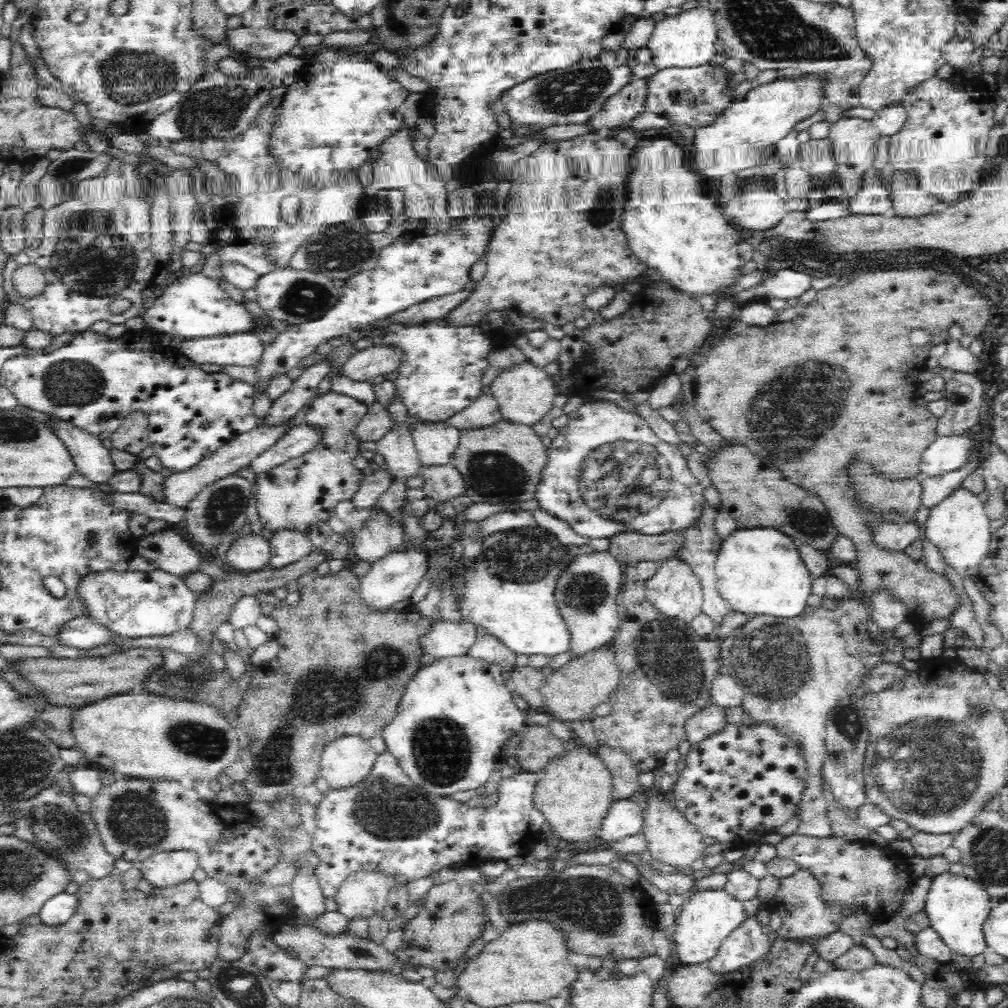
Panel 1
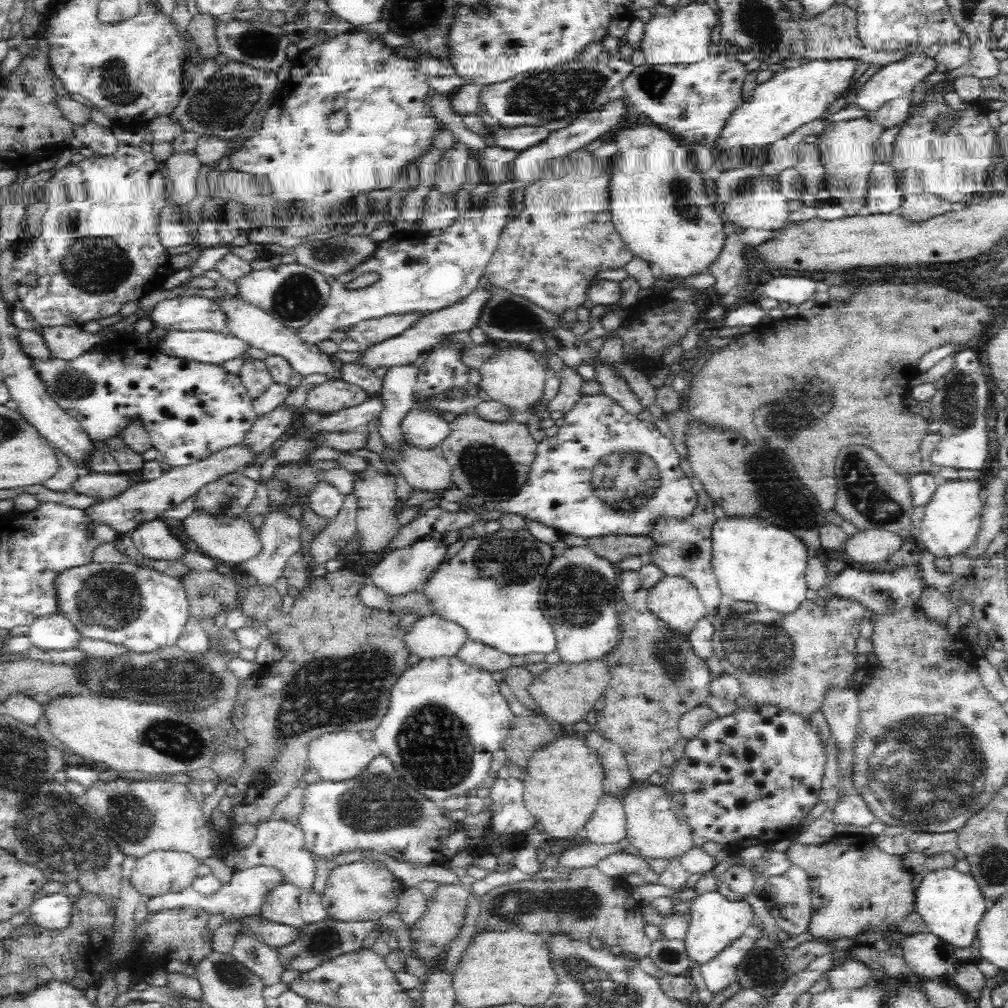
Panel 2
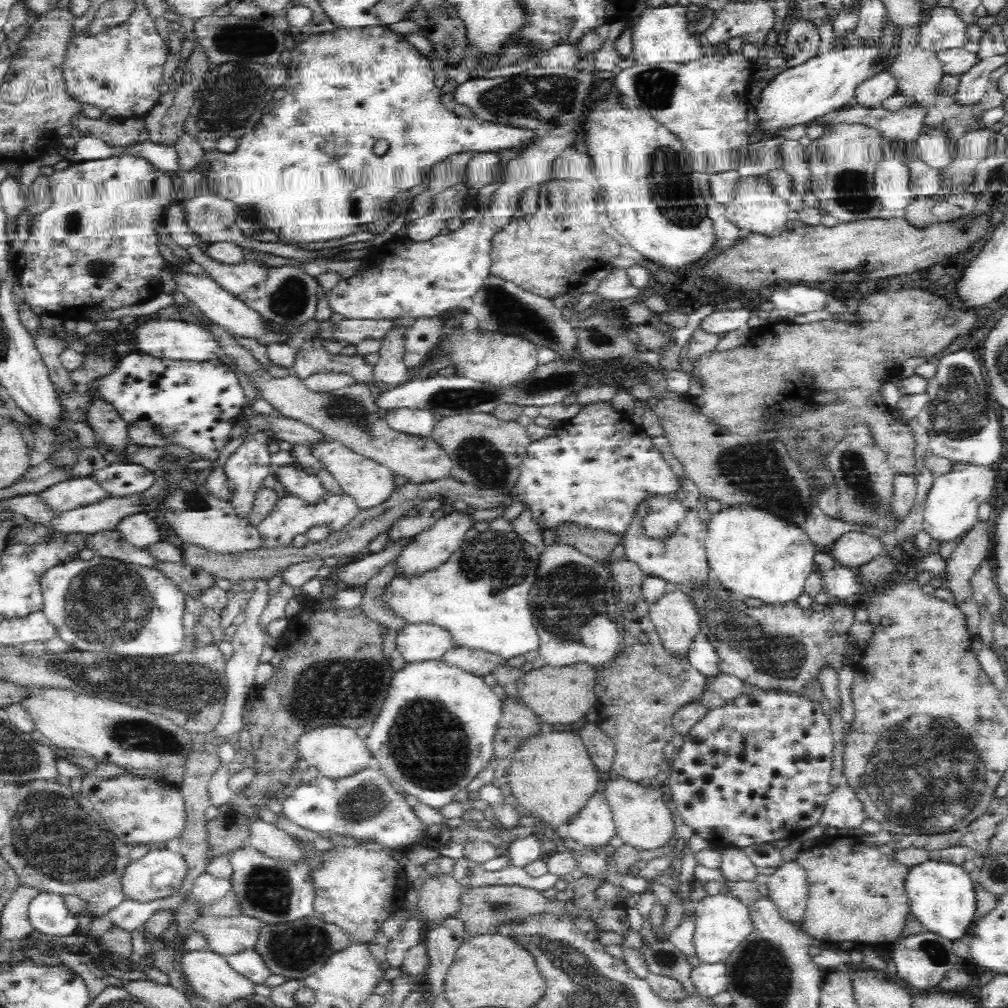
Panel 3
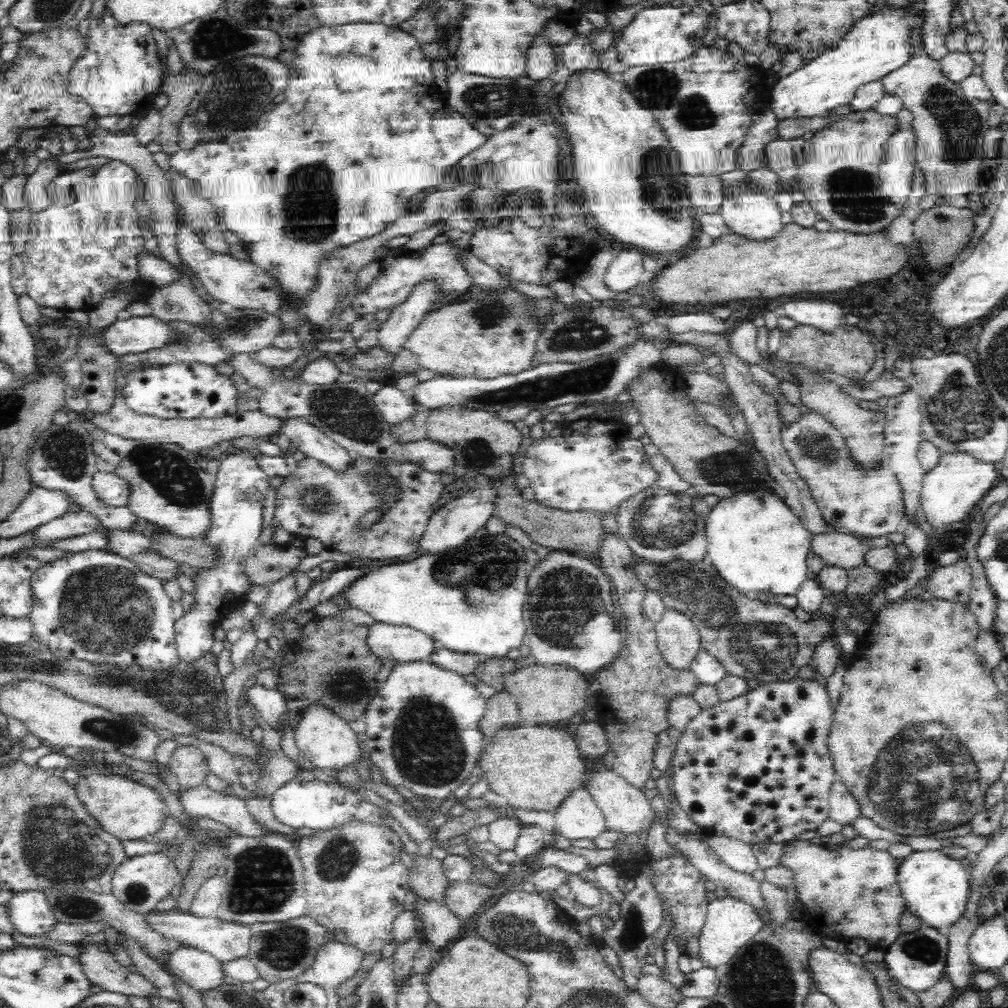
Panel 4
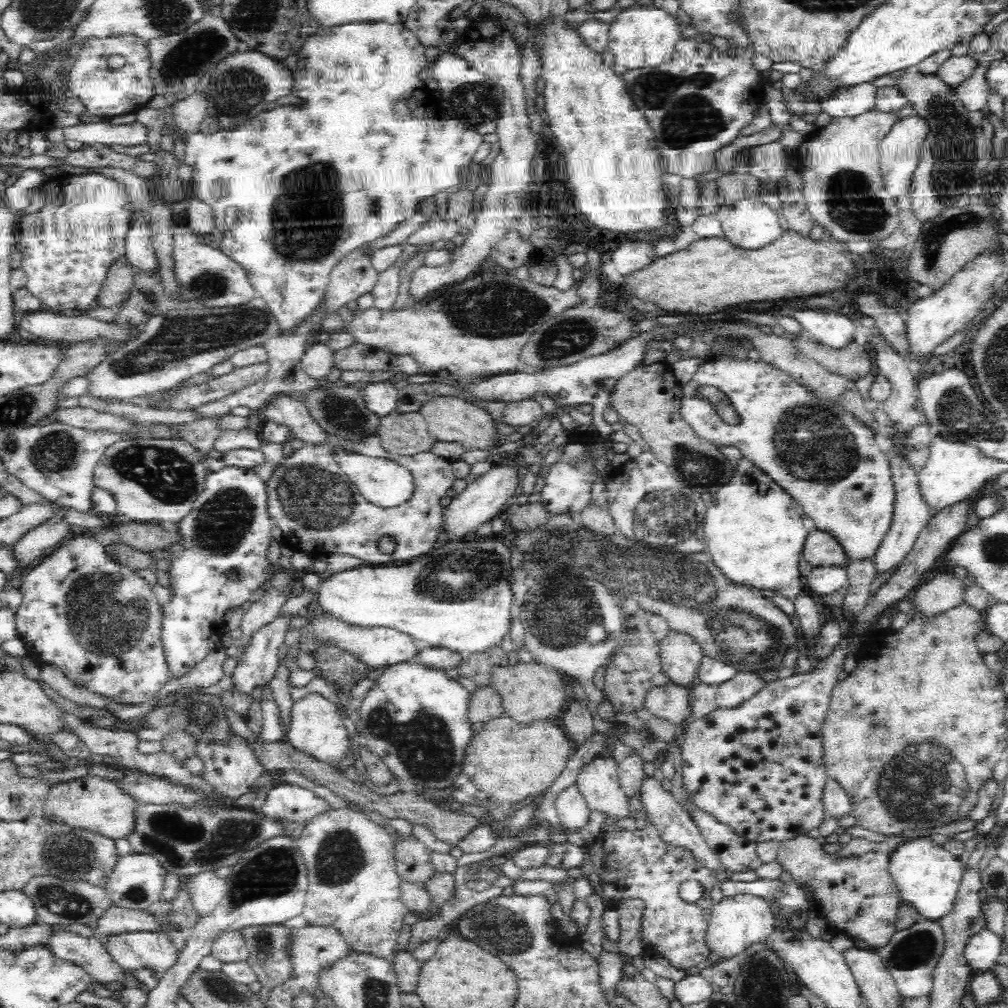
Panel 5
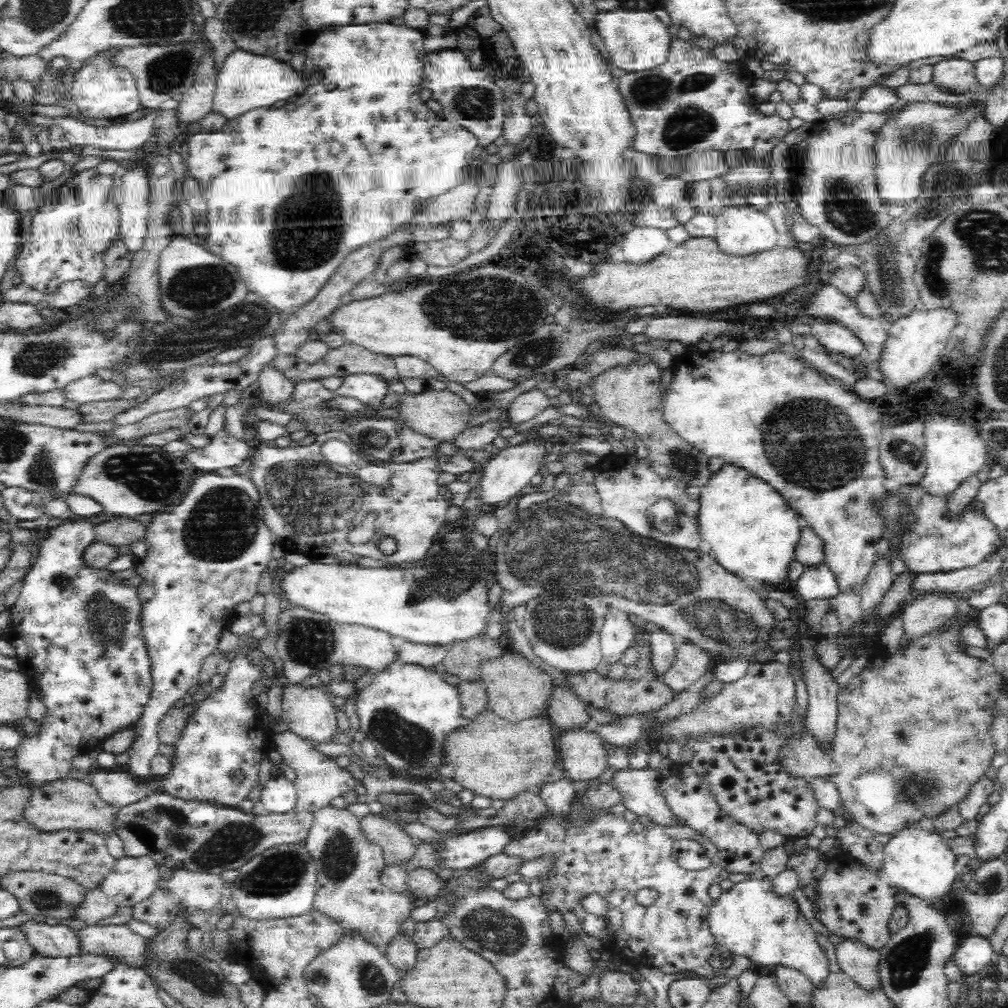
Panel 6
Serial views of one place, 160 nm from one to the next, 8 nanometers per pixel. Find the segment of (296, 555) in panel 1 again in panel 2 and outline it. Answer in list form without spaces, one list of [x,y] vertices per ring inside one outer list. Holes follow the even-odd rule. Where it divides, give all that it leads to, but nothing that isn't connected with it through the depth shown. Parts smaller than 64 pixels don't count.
[[[282,512],[266,515],[264,524],[258,530],[262,543],[260,554],[241,564],[243,570],[254,576],[258,584],[274,586],[286,562],[300,550],[299,516],[286,517]]]

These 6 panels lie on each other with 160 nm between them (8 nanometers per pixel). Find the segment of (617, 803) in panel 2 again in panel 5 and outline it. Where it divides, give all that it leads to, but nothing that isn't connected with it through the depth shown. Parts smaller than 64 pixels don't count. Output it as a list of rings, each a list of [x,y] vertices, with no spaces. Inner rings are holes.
[[[572,785],[562,790],[556,800],[558,826],[566,830],[582,830],[590,824],[590,809],[578,788]]]

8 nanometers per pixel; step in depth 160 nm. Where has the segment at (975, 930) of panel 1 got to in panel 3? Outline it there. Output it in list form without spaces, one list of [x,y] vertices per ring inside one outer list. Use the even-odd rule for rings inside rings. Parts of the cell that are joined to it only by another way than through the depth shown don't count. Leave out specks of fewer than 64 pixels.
[[[928,860],[920,866],[912,866],[906,876],[905,891],[910,899],[911,913],[926,931],[948,940],[960,940],[976,912],[974,881],[962,865]]]

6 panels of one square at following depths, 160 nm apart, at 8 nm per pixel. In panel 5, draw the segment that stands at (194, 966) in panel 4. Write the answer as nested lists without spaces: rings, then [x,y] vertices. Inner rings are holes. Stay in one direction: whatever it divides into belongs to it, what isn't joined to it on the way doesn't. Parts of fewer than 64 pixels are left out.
[[[128,932],[101,940],[125,971],[147,968],[154,970],[160,979],[178,962],[180,954],[166,933]]]

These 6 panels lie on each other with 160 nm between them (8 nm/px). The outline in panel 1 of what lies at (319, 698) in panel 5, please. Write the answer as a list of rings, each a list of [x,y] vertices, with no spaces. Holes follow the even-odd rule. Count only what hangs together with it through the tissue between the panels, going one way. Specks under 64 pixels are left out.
[[[344,736],[326,744],[322,754],[321,776],[332,790],[358,786],[372,771],[379,754],[366,739]]]

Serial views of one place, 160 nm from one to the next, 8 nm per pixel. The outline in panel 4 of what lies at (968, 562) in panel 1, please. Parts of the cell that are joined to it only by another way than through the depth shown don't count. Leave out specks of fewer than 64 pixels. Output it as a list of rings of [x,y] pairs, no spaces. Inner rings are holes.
[[[940,451],[940,462],[925,472],[921,480],[921,491],[919,503],[925,521],[935,529],[950,528],[952,524],[964,520],[970,512],[975,510],[974,506],[994,488],[994,480],[997,476],[994,463],[980,462],[966,453],[942,453]]]

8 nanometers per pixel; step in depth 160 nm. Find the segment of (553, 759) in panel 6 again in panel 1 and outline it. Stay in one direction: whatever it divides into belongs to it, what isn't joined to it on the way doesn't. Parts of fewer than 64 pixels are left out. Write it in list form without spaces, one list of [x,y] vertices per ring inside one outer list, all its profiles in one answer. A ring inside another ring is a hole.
[[[586,747],[568,751],[544,772],[537,774],[534,803],[552,830],[566,842],[586,842],[599,835],[602,822],[614,802],[612,775],[602,760]]]

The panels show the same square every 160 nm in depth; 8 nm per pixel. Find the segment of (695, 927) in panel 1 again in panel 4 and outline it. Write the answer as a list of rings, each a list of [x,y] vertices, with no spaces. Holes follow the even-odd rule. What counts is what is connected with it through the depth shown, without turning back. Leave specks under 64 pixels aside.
[[[716,898],[708,904],[707,915],[699,932],[699,958],[708,967],[716,969],[728,962],[737,950],[761,929],[762,921],[756,911],[739,899]]]

